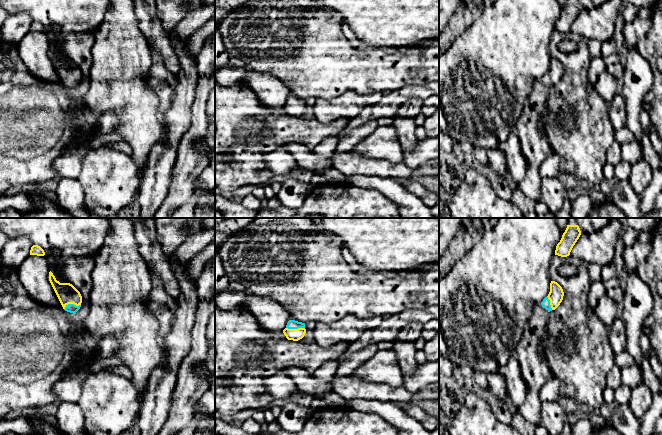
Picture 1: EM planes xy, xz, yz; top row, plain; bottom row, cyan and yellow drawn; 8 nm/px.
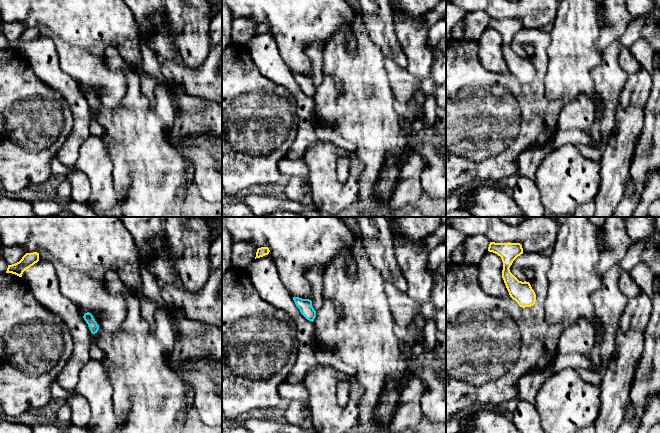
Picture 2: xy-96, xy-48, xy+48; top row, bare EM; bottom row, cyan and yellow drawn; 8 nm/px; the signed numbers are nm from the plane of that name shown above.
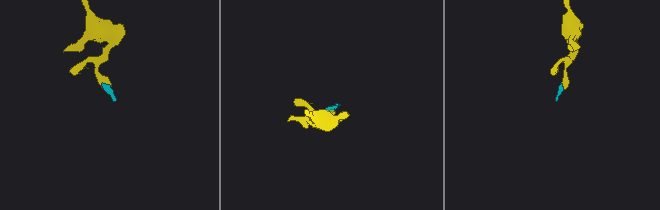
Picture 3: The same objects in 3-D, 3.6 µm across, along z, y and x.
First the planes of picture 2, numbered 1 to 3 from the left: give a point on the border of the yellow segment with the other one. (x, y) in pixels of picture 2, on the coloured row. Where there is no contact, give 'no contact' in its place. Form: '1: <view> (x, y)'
1: no contact
2: no contact
3: no contact

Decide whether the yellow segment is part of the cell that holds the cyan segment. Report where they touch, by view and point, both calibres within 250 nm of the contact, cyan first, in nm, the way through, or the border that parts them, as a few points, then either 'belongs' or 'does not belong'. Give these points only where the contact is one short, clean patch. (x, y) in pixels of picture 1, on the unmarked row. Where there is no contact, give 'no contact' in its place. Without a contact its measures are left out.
meets cyan in xy at (71, 80); 70 nm thick on the cyan side, 160 nm on the other; runs through xy (71, 84), (71, 80), (71, 75), (67, 70); belongs

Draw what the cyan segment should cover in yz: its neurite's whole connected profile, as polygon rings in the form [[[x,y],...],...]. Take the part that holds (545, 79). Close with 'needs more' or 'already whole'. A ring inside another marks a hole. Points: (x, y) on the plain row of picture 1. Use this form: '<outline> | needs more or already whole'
[[[555,57],[550,59],[550,68],[547,73],[543,75],[541,81],[548,88],[555,86],[563,76],[564,68],[562,63]]] | needs more

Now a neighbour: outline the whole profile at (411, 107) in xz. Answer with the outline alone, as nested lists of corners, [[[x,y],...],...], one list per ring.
[[[417,98],[407,99],[398,107],[397,116],[414,119],[422,112],[423,101]]]

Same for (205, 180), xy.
[[[210,118],[204,139],[195,142],[195,150],[208,159],[205,169],[194,180],[195,189],[202,189],[204,194],[215,191],[215,118]]]

